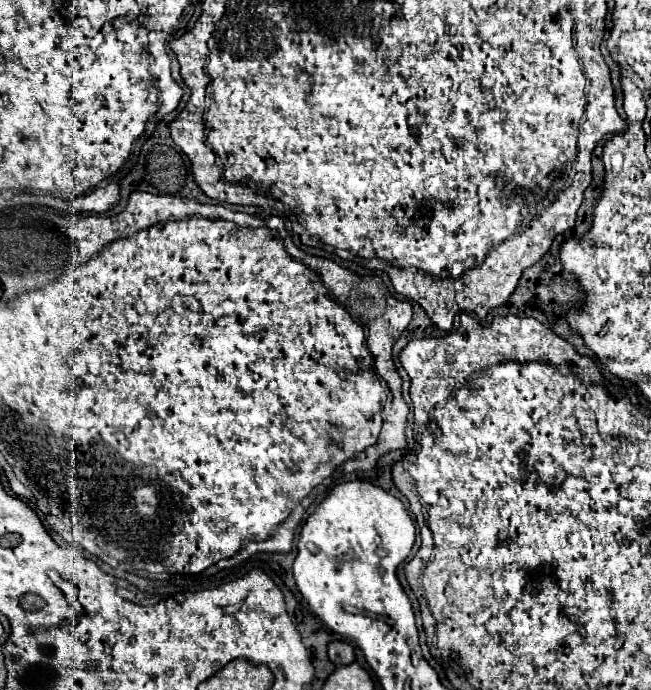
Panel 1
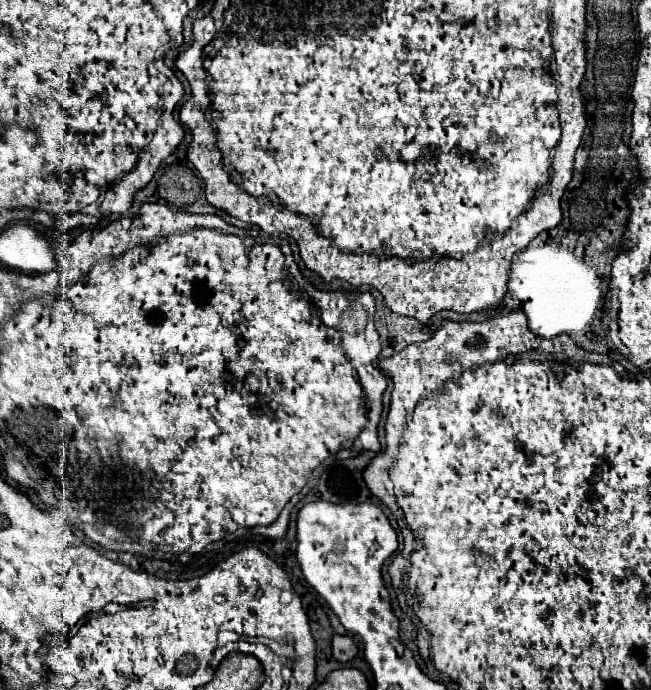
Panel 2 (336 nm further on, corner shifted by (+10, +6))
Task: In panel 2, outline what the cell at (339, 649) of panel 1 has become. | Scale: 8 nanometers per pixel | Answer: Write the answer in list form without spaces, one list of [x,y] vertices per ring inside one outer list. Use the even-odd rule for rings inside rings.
[[[334,636],[332,638],[332,654],[338,662],[346,664],[348,660],[352,660],[356,656],[358,648],[354,646],[354,642],[348,636]]]

